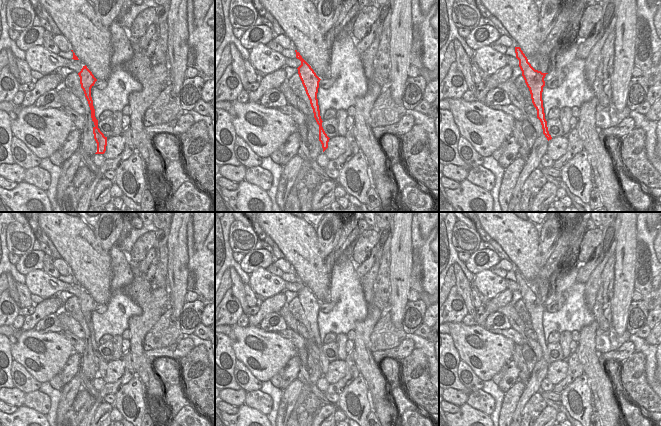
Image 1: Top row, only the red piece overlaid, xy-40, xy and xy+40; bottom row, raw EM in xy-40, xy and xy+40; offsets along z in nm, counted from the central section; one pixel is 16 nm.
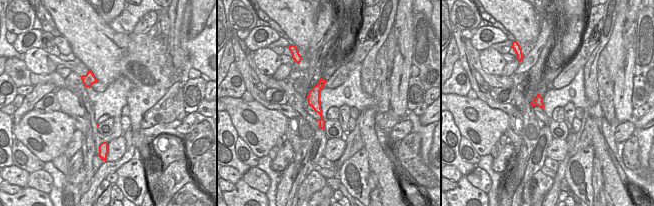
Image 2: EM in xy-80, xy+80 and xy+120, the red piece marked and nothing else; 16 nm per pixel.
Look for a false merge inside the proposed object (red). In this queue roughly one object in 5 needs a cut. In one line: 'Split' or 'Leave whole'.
Leave whole.

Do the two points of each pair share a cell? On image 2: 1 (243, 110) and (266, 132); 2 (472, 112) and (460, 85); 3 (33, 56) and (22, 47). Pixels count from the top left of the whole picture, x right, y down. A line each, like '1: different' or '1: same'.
1: same
2: different
3: different

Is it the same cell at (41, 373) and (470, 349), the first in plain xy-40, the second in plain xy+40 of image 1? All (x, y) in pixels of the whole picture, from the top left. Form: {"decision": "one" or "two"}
{"decision": "one"}

